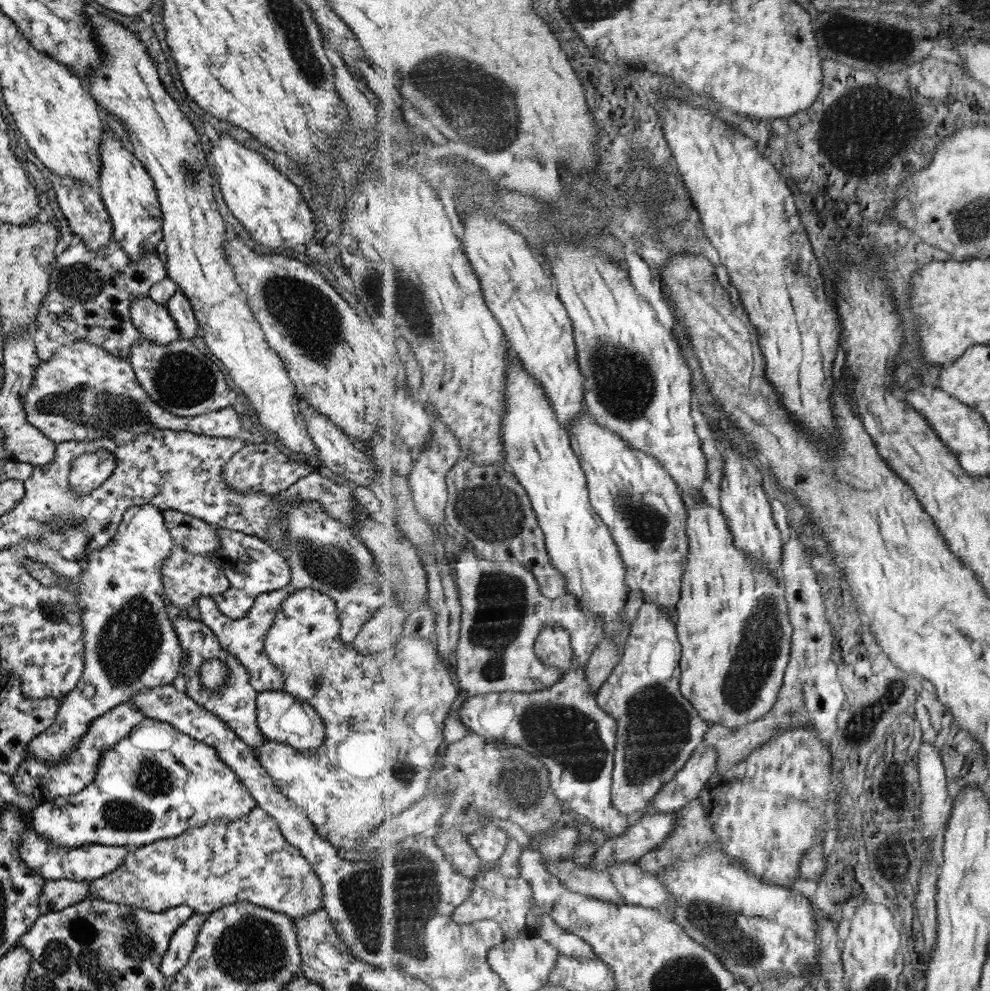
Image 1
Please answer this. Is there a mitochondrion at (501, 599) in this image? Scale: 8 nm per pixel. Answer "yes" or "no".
yes

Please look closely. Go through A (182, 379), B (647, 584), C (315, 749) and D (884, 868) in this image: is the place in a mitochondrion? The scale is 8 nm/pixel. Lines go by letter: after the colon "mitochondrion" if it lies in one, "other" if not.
A: mitochondrion
B: other
C: other
D: other

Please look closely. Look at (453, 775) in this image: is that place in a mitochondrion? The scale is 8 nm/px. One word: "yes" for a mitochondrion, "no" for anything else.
no

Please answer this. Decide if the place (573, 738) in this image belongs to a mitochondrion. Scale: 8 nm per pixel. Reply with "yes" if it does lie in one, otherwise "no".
yes

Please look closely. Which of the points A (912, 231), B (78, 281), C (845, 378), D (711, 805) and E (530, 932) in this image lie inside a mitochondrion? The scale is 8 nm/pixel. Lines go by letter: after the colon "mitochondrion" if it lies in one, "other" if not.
A: other
B: mitochondrion
C: other
D: other
E: other

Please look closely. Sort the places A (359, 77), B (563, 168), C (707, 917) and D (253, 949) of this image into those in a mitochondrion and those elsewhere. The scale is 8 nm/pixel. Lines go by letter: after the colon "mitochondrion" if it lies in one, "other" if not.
A: other
B: other
C: mitochondrion
D: mitochondrion

